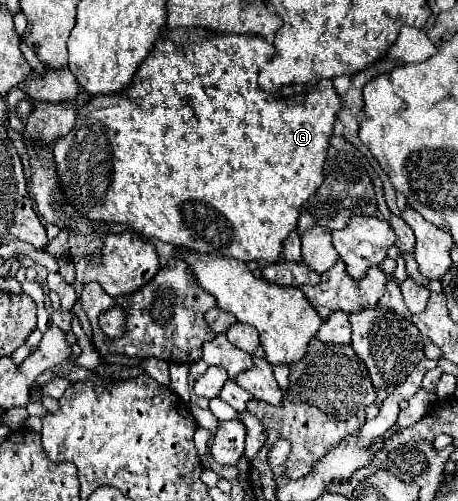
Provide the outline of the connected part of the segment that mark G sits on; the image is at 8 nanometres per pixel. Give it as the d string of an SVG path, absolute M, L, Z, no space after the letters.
M161 27L159 39L155 41L149 57L135 71L131 85L117 93L93 95L85 103L85 107L79 109L73 131L69 131L65 137L55 139L53 151L55 151L55 161L59 165L59 177L65 197L95 221L127 223L135 231L147 237L157 237L163 243L171 243L175 247L183 245L201 253L235 257L245 263L261 259L265 259L267 263L275 263L283 251L283 239L291 233L291 229L297 227L297 217L303 203L311 197L311 191L315 191L323 183L323 161L327 155L327 145L337 111L341 109L341 99L337 97L333 81L329 79L319 81L315 89L305 93L305 97L301 97L299 101L293 97L277 99L271 93L263 91L257 85L257 75L267 71L269 59L273 55L275 55L273 45L269 45L259 35L227 35L227 33L211 33L205 29Z

